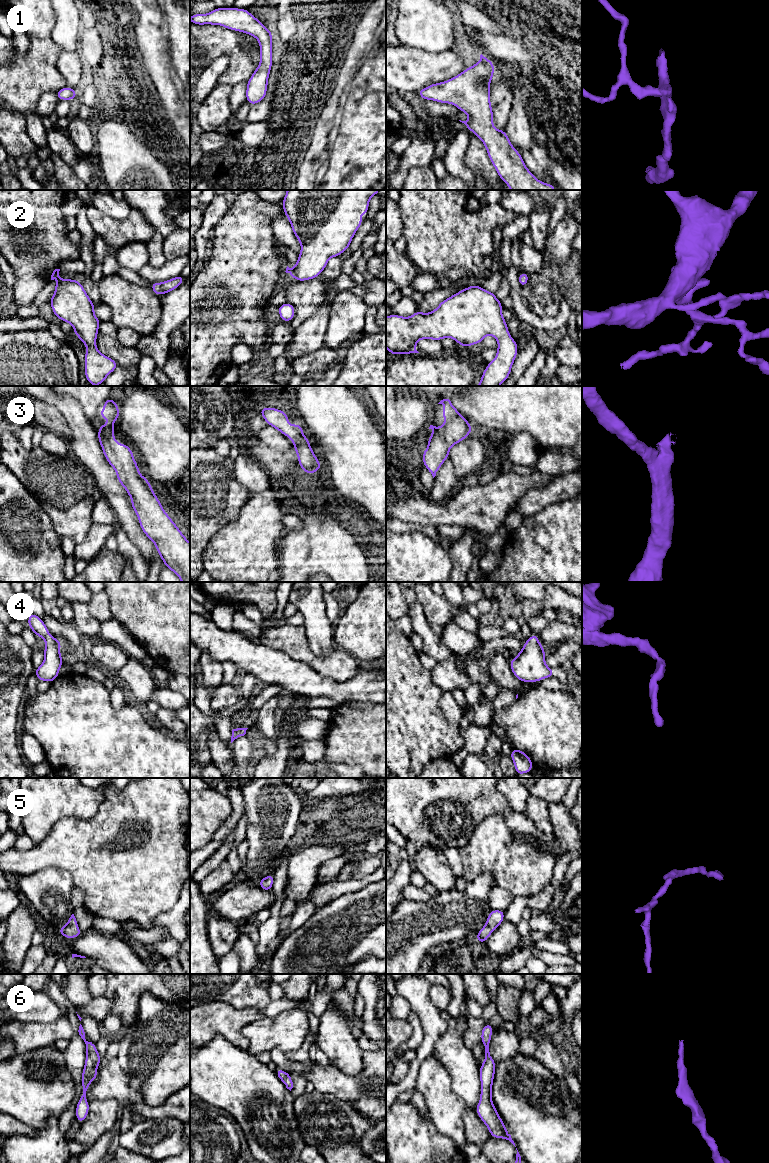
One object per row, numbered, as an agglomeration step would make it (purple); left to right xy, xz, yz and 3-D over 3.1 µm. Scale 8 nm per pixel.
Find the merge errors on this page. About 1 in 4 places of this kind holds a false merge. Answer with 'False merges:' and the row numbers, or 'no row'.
False merges: no row

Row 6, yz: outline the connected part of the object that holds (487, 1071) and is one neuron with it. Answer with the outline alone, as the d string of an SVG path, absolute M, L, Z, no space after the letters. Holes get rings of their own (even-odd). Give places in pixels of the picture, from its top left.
M486 1023L481 1032L481 1042L485 1047L485 1059L479 1069L481 1099L475 1107L476 1113L481 1118L482 1122L488 1127L491 1137L509 1140L515 1146L511 1135L507 1132L506 1126L491 1100L496 1066L496 1062L493 1060L489 1052L492 1032L492 1025L490 1023Z

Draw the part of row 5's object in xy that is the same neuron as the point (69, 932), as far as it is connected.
M72 914L67 924L58 929L58 933L65 938L71 939L81 936L83 932L78 928L78 922L74 914Z

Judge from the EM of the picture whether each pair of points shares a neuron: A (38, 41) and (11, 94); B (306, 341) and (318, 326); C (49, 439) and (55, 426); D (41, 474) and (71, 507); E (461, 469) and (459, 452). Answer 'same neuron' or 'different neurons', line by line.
A: same neuron
B: same neuron
C: different neurons
D: same neuron
E: same neuron

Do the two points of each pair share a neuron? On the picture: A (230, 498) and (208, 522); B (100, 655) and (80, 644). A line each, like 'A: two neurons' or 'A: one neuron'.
A: one neuron
B: two neurons

